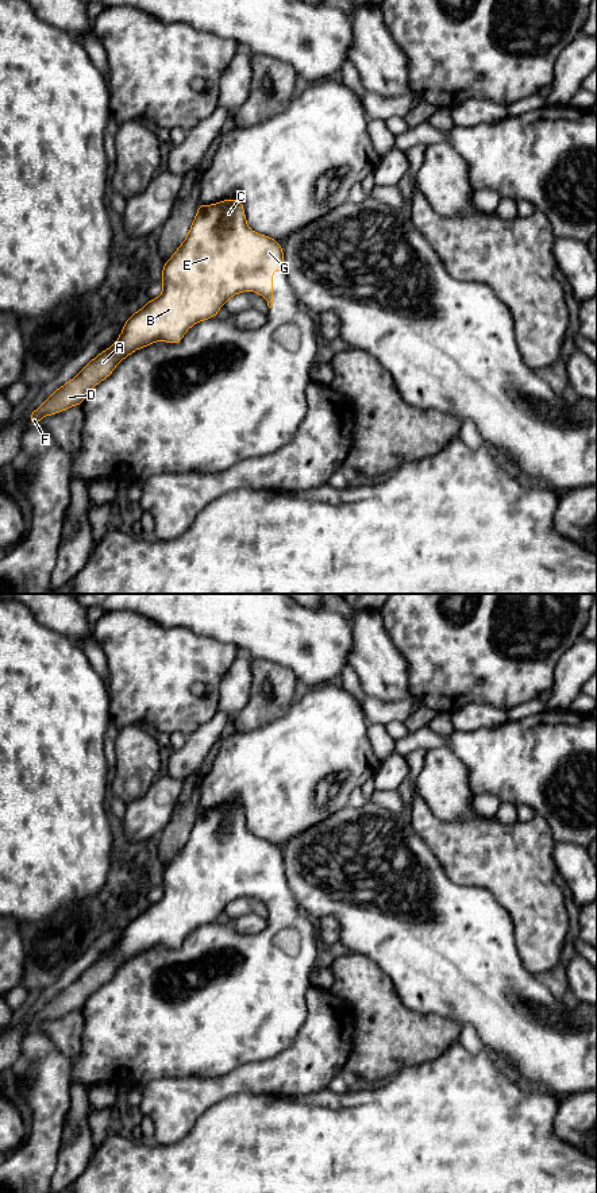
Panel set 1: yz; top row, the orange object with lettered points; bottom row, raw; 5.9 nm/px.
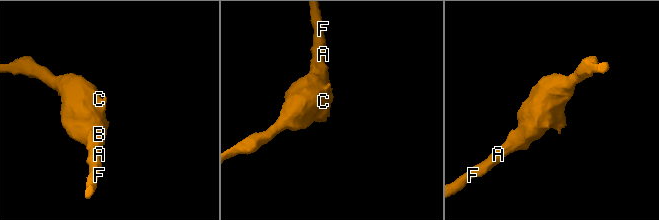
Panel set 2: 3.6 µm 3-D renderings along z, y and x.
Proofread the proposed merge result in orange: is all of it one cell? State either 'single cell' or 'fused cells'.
single cell

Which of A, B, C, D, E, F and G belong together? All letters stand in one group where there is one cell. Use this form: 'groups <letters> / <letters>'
groups A B C D E F G

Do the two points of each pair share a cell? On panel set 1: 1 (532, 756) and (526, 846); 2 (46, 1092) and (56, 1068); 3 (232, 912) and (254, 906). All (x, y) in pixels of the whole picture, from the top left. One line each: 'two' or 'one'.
1: two
2: one
3: one

